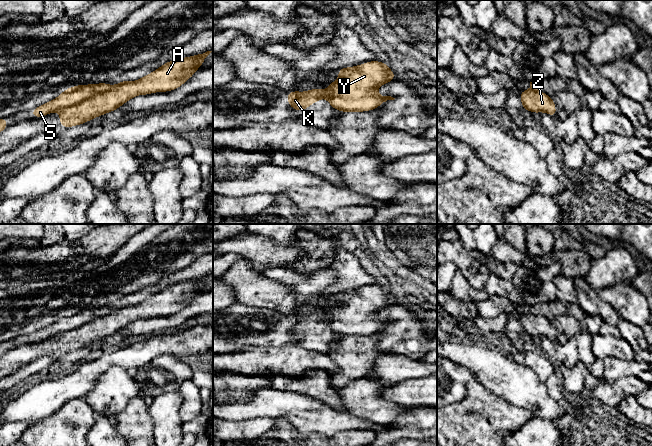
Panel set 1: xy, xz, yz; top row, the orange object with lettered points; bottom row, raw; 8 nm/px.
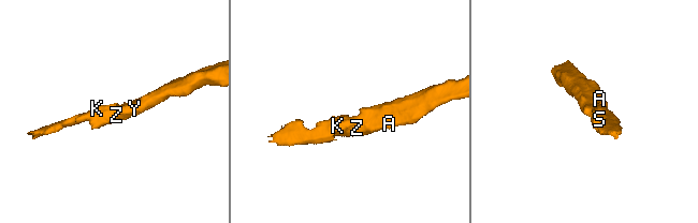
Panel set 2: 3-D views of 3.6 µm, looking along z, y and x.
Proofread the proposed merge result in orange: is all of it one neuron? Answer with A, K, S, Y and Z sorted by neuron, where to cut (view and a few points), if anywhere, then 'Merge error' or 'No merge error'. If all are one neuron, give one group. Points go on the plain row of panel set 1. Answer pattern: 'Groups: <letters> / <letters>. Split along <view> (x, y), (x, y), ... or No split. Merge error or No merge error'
Groups: A Y Z / K S. Split along xy (111, 310), (107, 314), (97, 316), (59, 334). Merge error

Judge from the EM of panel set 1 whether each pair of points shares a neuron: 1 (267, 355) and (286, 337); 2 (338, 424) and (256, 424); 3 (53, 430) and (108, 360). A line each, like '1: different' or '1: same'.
1: different
2: different
3: different

